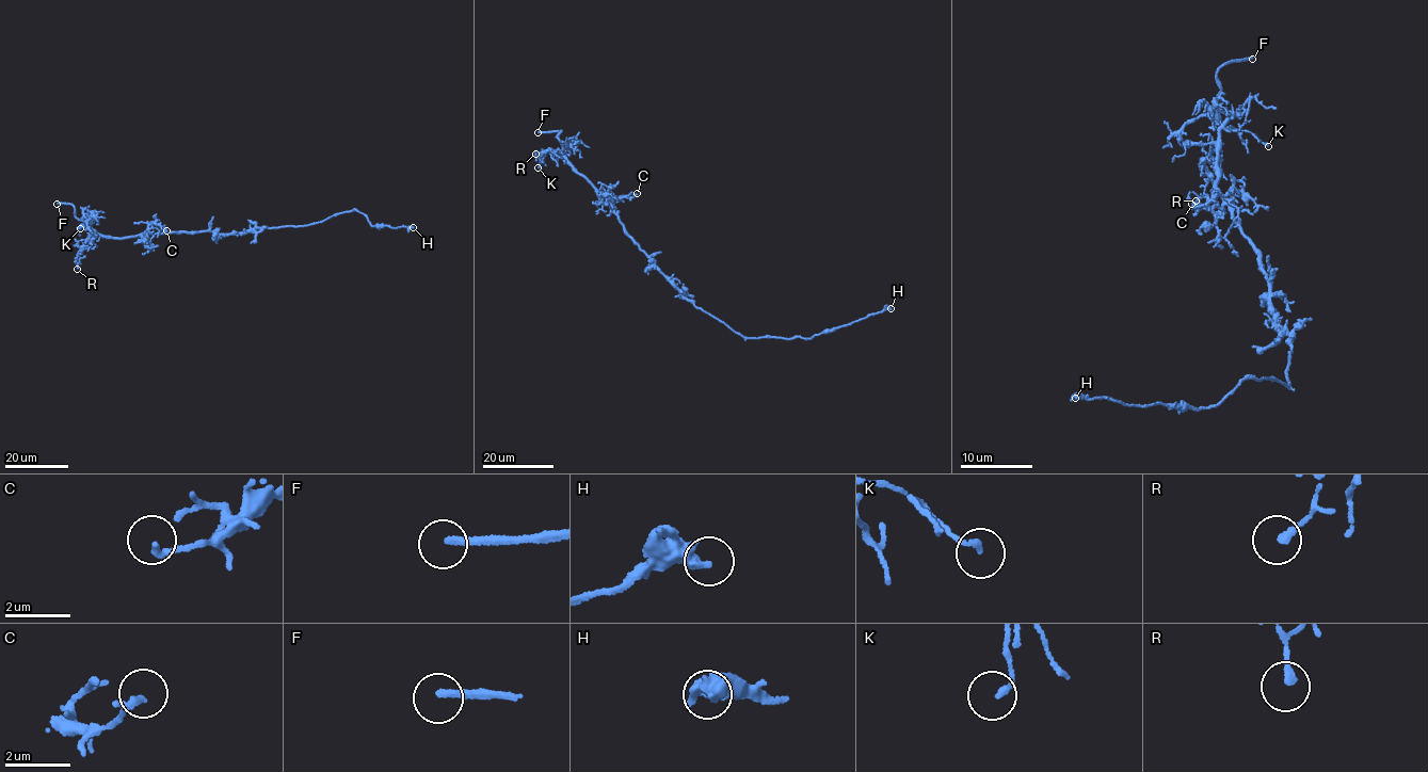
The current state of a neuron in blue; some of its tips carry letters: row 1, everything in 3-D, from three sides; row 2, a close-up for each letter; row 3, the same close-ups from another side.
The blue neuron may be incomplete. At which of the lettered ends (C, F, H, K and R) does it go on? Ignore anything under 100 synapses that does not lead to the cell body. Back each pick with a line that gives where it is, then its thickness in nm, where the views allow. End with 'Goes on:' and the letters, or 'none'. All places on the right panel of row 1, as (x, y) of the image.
F: (1252, 59) | 220 nm
Goes on: F

